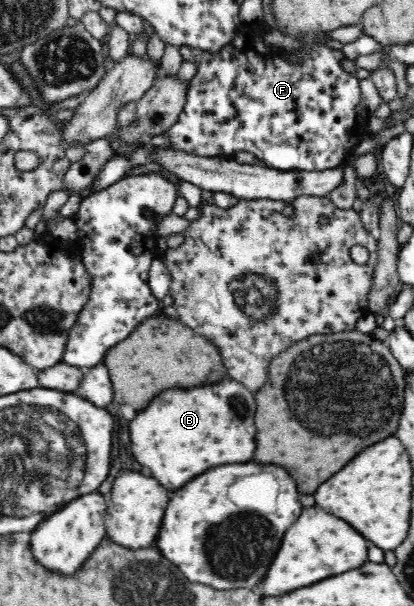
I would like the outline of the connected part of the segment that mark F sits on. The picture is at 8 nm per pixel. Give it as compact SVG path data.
M237 33L234 36L234 40L230 44L226 44L222 50L218 52L206 52L205 50L200 50L198 48L190 48L189 46L180 46L180 55L184 59L186 66L193 66L195 64L195 73L190 73L188 79L188 94L186 94L186 104L182 112L179 114L178 120L168 129L168 132L162 135L156 135L152 137L149 143L140 145L134 150L134 153L130 158L123 158L121 156L110 159L109 162L104 166L104 169L98 174L98 177L90 185L94 185L94 192L101 192L106 190L108 186L114 185L116 182L122 180L122 177L127 176L127 171L133 167L138 167L139 165L145 165L150 162L150 149L155 149L156 147L162 147L162 149L174 149L182 150L187 154L194 154L202 158L234 158L235 154L241 150L247 150L251 154L254 154L256 159L262 160L265 167L275 170L294 170L294 171L307 171L307 172L323 172L329 169L340 168L347 160L349 154L351 154L354 149L358 146L362 139L366 137L366 134L371 134L373 132L379 132L384 129L385 119L376 117L373 112L370 112L364 107L362 107L362 92L360 91L360 79L356 79L354 74L347 73L342 69L340 61L345 58L342 51L331 49L325 44L316 45L311 48L305 49L302 57L306 57L306 60L302 60L300 64L292 64L287 59L287 51L282 49L276 50L276 47L269 47L264 45L263 42L250 41L245 35Z

